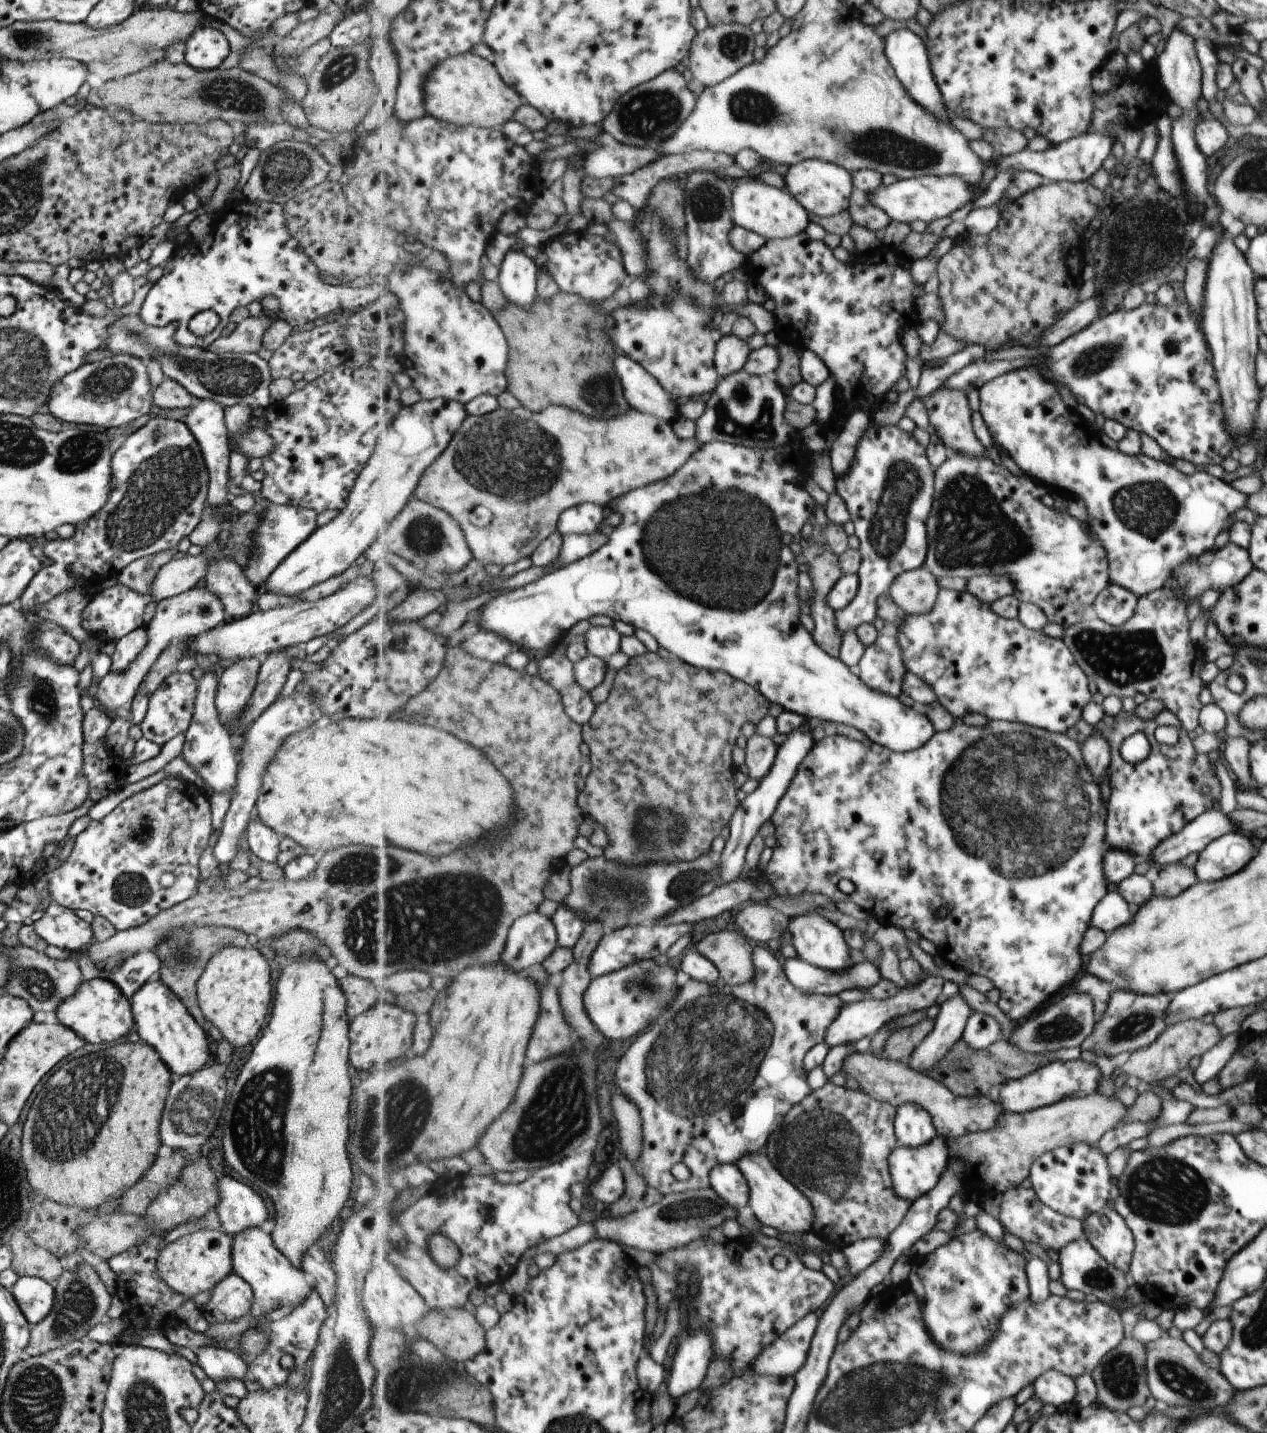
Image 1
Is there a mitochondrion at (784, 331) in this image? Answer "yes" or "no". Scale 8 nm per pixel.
no

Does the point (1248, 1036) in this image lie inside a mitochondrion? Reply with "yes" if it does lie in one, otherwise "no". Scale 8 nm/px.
no

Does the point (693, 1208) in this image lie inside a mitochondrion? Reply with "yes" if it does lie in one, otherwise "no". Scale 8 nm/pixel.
yes

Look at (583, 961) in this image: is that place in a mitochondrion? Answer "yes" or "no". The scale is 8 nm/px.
no

